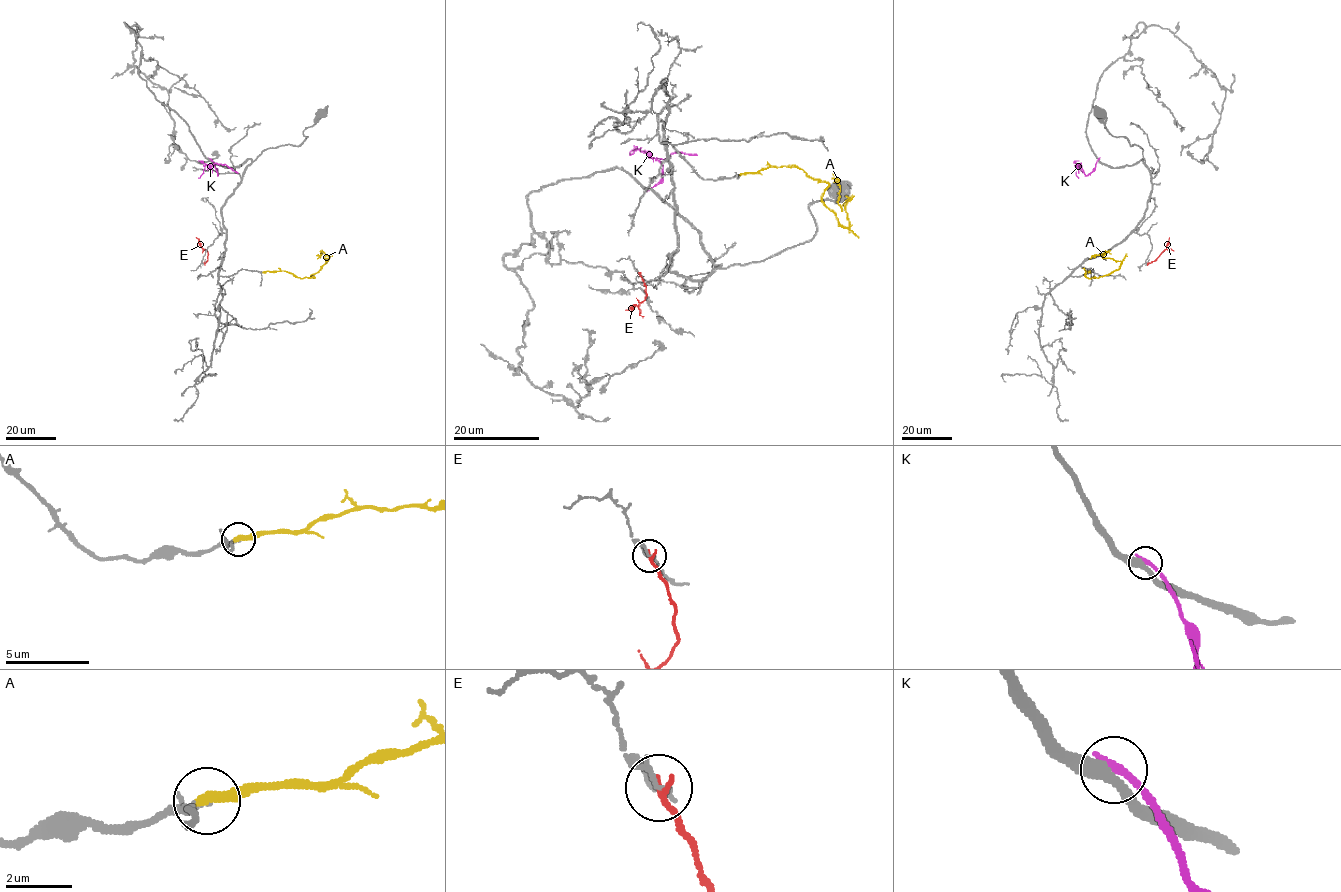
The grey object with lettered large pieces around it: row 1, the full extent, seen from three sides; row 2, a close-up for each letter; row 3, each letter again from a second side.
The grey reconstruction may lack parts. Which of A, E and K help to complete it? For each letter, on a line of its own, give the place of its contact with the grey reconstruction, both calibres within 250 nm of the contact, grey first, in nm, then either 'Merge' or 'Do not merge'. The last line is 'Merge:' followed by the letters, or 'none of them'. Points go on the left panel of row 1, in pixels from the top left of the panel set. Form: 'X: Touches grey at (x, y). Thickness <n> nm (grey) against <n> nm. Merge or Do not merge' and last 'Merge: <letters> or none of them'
A: Touches grey at (263, 272). Thickness 160 nm (grey) against 380 nm. Merge
E: Touches grey at (204, 263). Thickness 100 nm (grey) against 240 nm. Do not merge
K: Touches grey at (210, 159). Thickness 420 nm (grey) against 320 nm. Do not merge
Merge: A

